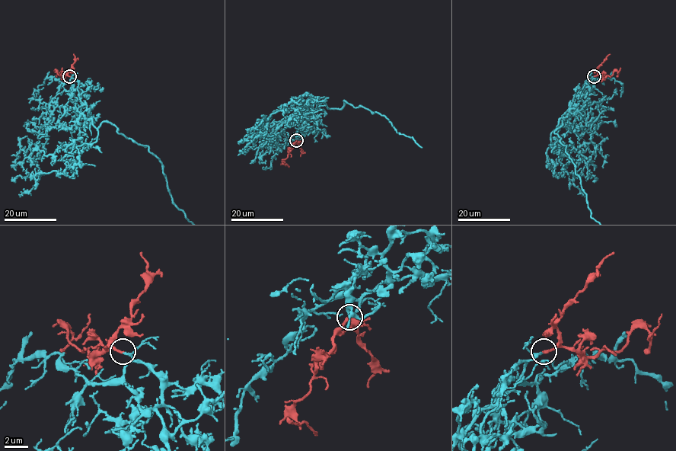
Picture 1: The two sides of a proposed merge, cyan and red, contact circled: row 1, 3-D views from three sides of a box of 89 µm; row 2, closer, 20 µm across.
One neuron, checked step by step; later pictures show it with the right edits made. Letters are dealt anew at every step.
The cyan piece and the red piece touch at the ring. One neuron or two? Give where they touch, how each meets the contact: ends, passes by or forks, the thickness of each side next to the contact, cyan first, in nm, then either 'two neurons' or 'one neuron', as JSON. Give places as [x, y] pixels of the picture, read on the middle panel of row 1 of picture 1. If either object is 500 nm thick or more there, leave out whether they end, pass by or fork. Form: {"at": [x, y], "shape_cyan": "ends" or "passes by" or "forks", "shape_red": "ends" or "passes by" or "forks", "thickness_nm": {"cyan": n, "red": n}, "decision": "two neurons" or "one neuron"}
{"at": [296, 140], "shape_cyan": "passes by", "shape_red": "ends", "thickness_nm": {"cyan": 140, "red": 240}, "decision": "one neuron"}

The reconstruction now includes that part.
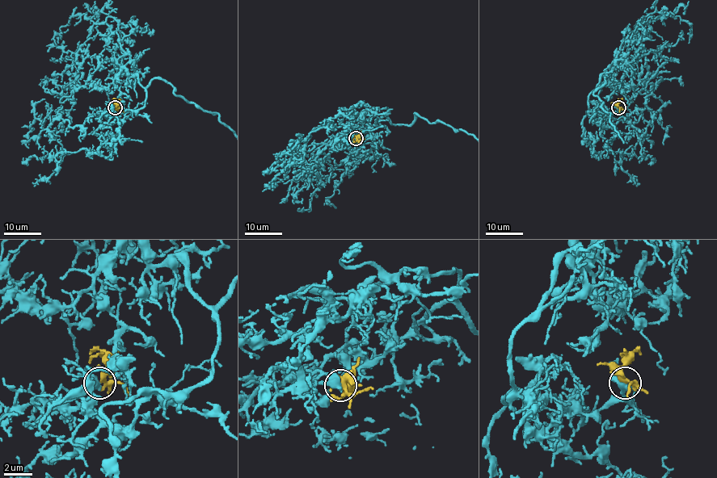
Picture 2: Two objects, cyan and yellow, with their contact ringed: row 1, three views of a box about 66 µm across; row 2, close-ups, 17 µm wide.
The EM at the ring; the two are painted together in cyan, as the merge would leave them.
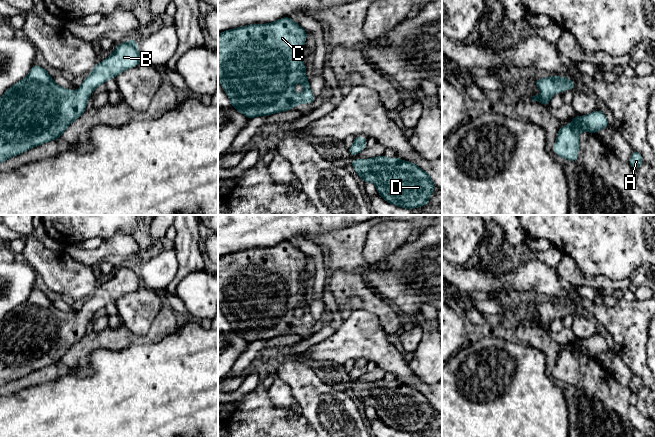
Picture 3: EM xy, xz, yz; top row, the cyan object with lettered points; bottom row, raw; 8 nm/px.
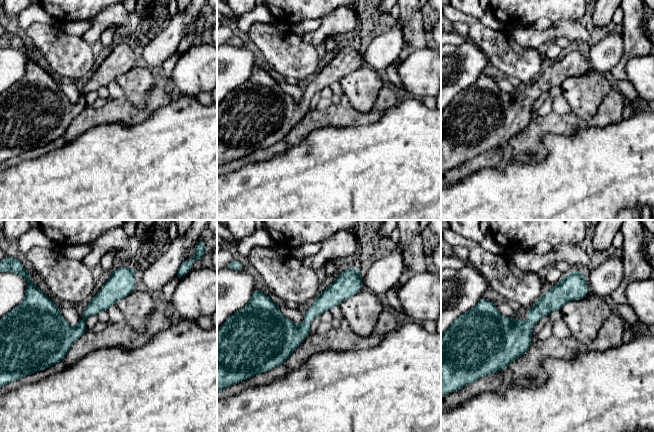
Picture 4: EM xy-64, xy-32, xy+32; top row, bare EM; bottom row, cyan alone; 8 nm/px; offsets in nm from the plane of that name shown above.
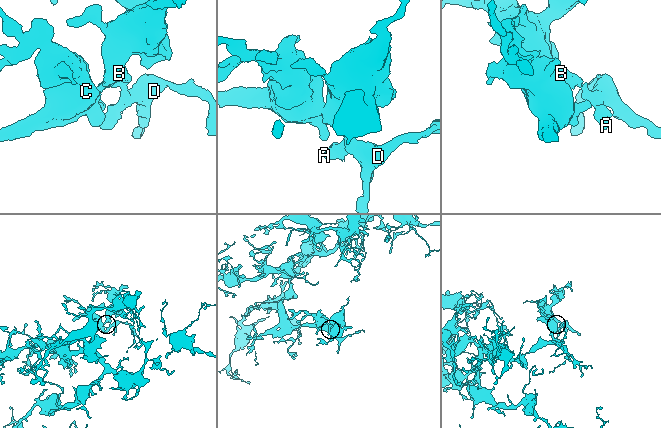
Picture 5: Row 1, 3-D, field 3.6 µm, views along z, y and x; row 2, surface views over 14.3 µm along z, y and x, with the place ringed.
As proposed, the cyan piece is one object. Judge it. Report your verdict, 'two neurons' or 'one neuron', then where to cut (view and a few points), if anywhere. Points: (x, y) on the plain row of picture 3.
one neuron | no cut

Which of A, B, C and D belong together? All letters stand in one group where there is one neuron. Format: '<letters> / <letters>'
A B C D

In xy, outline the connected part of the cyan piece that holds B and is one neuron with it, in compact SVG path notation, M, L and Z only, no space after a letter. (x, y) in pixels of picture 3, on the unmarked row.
M135 264L120 267L109 281L94 290L75 315L58 310L44 292L34 288L28 299L9 311L0 322L0 386L60 362L68 350L85 336L93 314L141 285Z

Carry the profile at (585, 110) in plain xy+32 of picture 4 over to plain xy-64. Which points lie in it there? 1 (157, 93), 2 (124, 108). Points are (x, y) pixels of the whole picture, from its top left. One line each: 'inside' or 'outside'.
1: outside
2: outside

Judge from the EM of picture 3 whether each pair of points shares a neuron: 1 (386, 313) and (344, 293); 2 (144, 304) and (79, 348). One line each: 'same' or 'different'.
1: same
2: different

